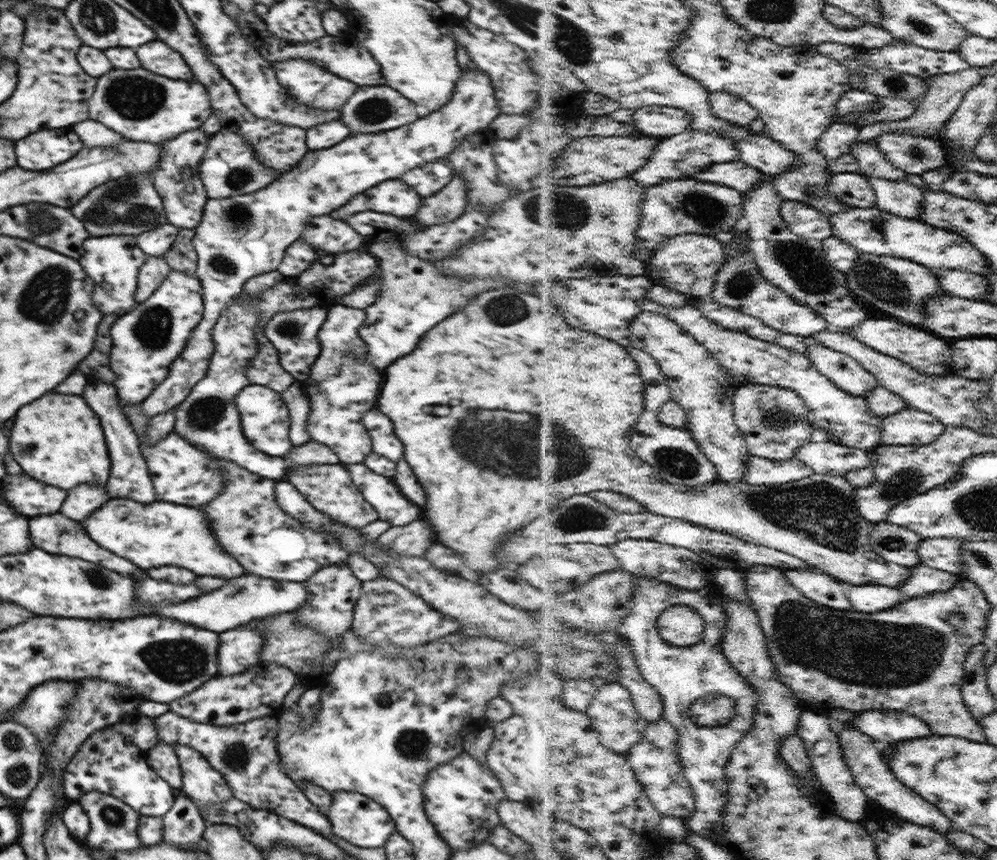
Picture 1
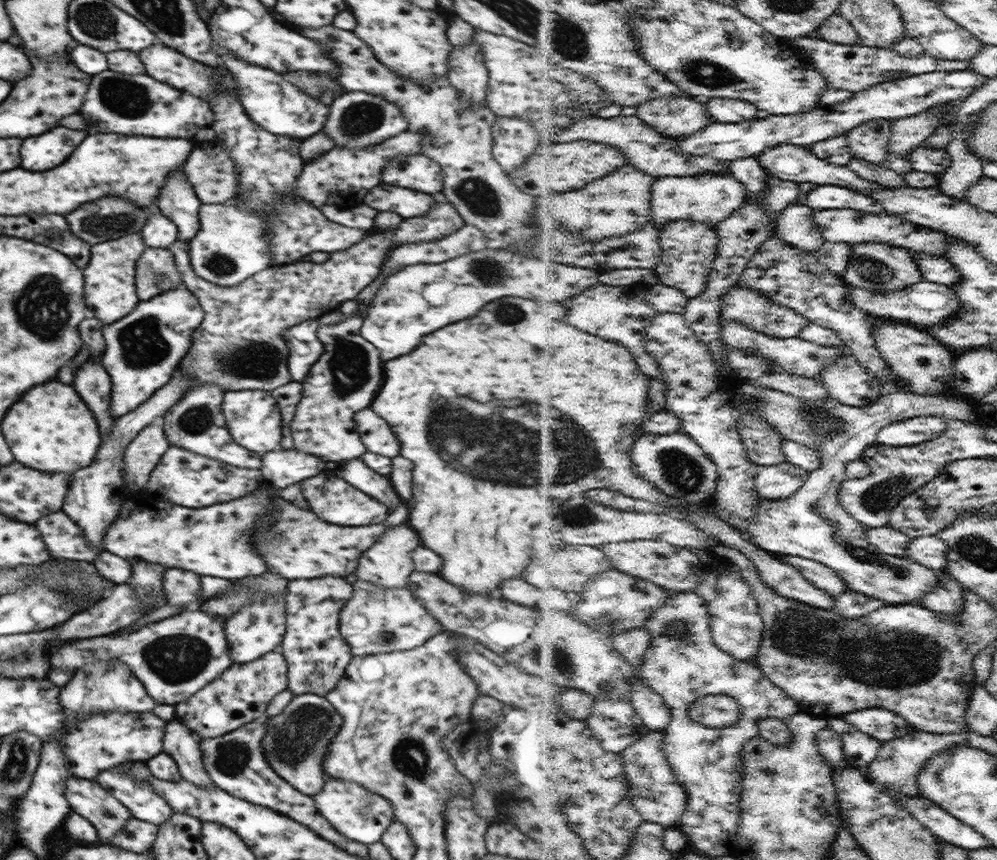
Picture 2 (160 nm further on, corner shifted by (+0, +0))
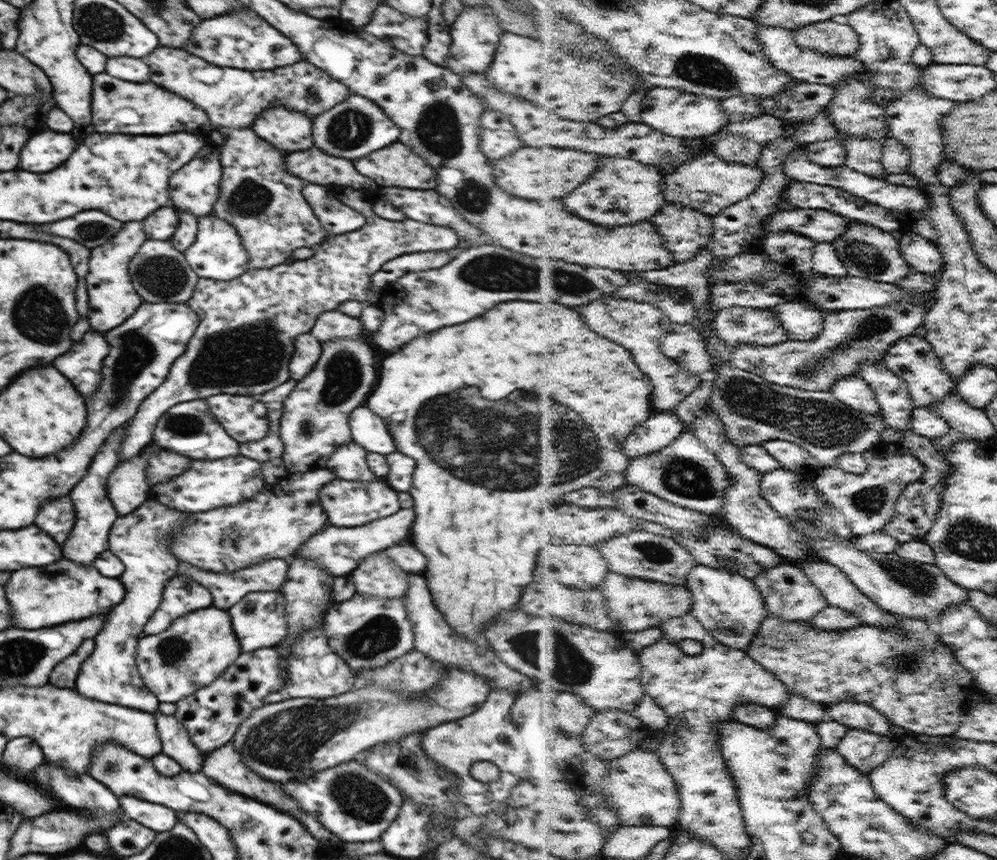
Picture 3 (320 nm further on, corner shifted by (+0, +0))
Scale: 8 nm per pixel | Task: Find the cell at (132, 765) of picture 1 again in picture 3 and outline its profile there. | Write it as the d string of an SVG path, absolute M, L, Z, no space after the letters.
M118 797L125 818L130 818L151 828L152 831L164 833L179 821L174 810L160 804L152 804L135 797Z

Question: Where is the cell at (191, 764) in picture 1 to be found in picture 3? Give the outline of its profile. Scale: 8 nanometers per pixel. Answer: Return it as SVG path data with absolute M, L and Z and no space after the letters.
M153 712L156 719L162 753L171 756L184 772L200 773L203 768L203 754L190 740L184 725L172 714Z

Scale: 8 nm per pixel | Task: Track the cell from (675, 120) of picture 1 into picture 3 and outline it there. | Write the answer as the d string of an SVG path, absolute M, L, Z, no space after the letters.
M656 87L647 94L642 107L643 122L680 138L708 138L732 123L731 116L723 105L723 100L684 92L681 88Z

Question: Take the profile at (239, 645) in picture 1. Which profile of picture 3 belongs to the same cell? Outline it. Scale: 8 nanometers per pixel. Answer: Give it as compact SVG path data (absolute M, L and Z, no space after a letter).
M281 591L251 592L228 609L232 626L238 637L241 652L254 652L261 648L273 648L287 633L285 598Z

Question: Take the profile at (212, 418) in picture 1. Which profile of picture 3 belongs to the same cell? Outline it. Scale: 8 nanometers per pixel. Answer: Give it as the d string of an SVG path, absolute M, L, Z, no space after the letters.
M205 399L178 403L164 412L154 428L152 442L161 449L196 460L216 460L239 454L239 442L228 435L216 421Z

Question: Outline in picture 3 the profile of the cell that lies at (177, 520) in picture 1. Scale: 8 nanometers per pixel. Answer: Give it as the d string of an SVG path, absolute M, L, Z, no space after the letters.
M326 468L296 472L278 484L266 487L250 500L234 506L194 512L187 516L180 536L169 538L169 549L179 562L188 562L204 572L238 572L263 560L285 559L329 524L318 492L337 474Z

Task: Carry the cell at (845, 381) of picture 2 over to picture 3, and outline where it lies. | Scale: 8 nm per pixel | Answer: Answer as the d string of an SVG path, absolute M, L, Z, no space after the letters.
M861 374L849 376L837 382L834 394L838 397L838 400L868 414L880 414L883 412L876 391Z

